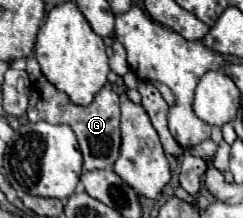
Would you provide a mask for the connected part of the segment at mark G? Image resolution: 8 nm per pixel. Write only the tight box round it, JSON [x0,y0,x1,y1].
[28,75,120,169]

